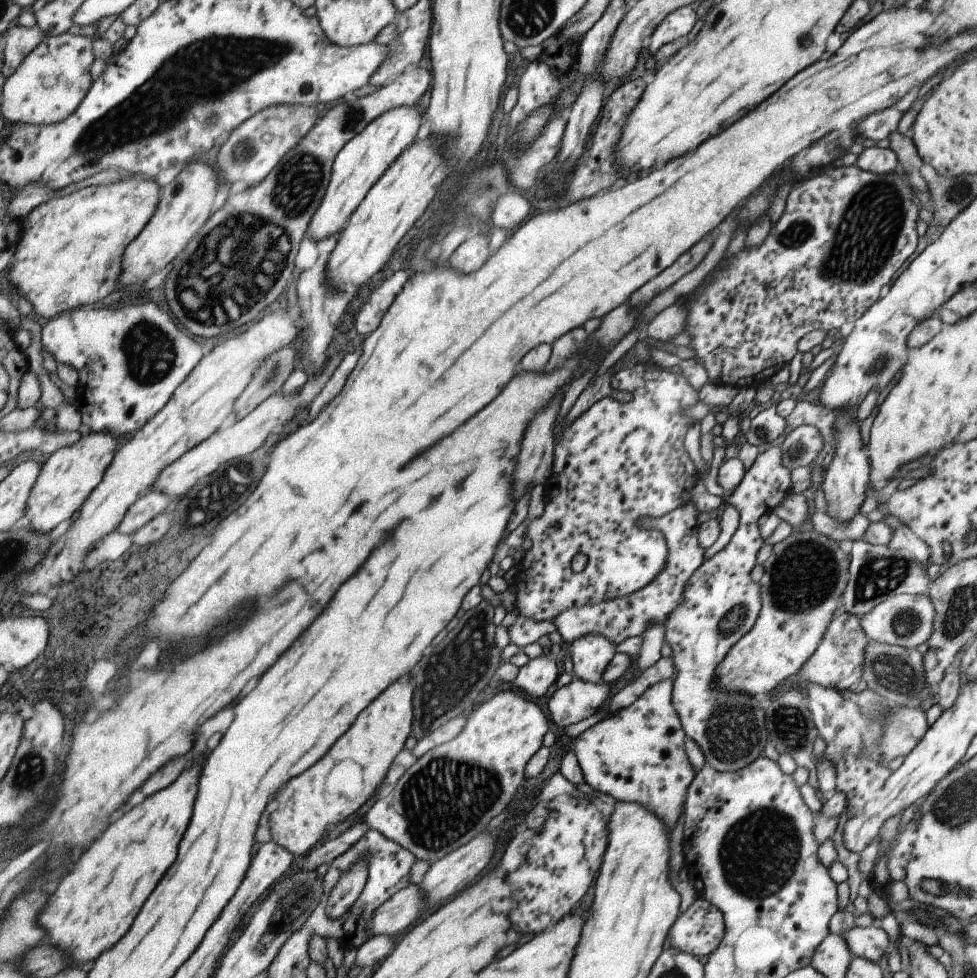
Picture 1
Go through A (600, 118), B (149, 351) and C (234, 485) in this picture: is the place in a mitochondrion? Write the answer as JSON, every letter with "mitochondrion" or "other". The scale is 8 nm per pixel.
{"A":"other","B":"mitochondrion","C":"mitochondrion"}

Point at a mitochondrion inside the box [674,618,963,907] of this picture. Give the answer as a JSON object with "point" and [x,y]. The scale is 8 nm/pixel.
{"point":[759,853]}

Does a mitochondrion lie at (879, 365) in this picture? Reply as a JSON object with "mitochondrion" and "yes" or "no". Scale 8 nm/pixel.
{"mitochondrion":"yes"}

